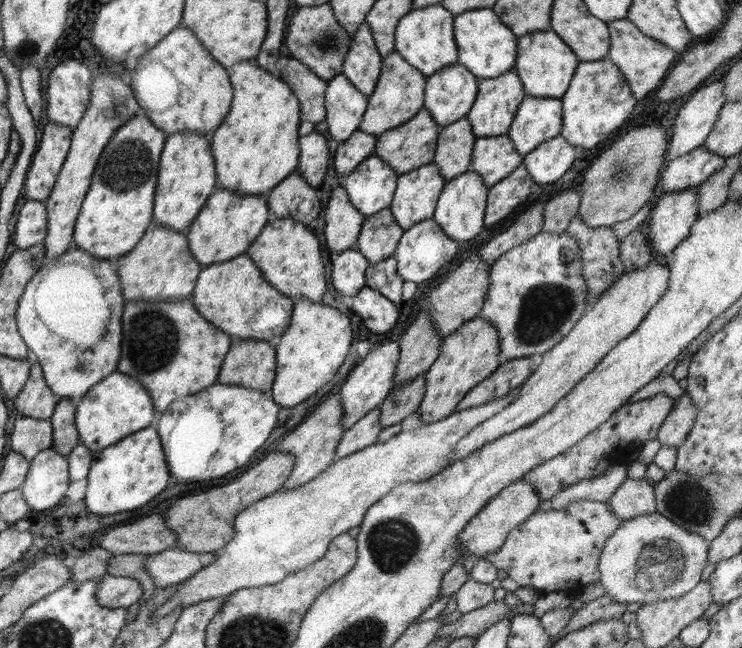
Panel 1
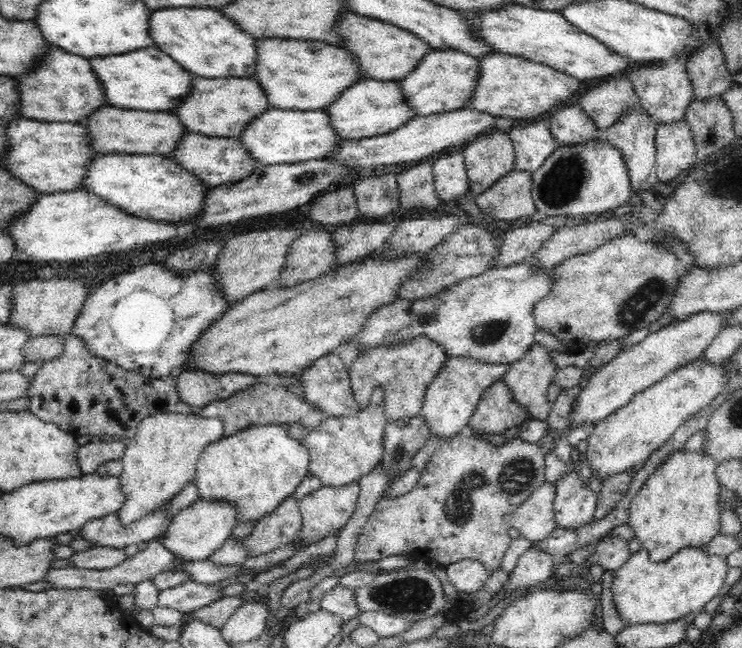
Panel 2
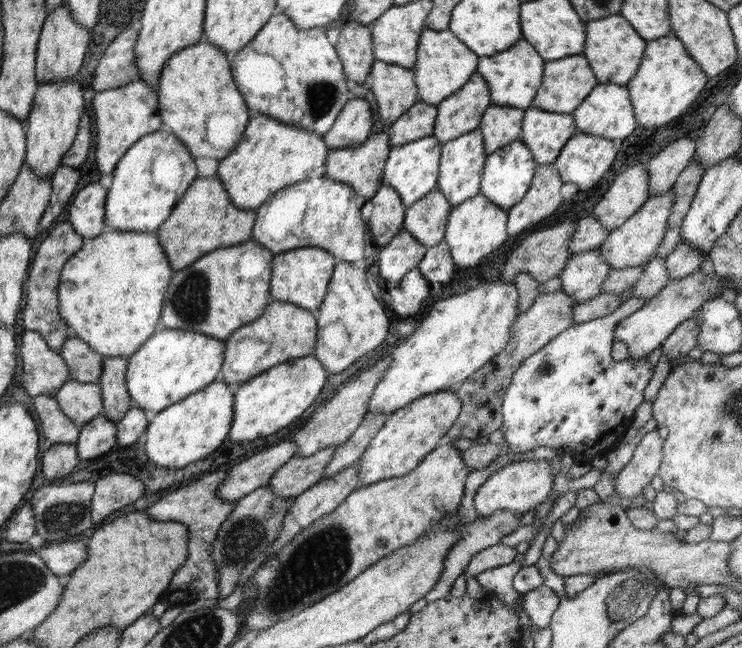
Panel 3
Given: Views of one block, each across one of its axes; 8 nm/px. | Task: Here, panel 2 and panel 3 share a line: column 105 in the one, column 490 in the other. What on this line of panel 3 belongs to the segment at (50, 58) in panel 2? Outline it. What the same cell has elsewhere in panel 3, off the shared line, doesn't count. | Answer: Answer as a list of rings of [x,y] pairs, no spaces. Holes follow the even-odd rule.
[[[478,71],[460,90],[437,104],[438,117],[432,135],[444,144],[478,129],[484,112],[492,104],[490,87]]]

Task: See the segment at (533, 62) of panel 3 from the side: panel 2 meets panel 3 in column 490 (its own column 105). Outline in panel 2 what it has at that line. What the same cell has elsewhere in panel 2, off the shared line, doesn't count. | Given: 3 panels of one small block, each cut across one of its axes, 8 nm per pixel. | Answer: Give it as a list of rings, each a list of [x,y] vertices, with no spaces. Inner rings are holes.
[[[155,47],[140,48],[126,54],[96,56],[89,61],[105,90],[107,104],[120,109],[172,113],[189,95],[191,80],[196,76]]]

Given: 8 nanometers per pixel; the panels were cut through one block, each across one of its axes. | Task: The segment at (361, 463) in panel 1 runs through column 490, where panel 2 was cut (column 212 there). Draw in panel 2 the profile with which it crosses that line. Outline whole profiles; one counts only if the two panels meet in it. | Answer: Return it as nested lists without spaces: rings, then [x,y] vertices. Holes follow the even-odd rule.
[[[277,375],[257,376],[258,382],[247,386],[245,389],[235,392],[224,400],[209,402],[199,414],[204,417],[218,417],[224,423],[224,437],[248,428],[253,424],[282,424],[290,426],[292,423],[300,423],[304,427],[316,428],[322,421],[320,408],[306,401],[304,397],[296,396],[296,393],[284,387],[277,380]]]

